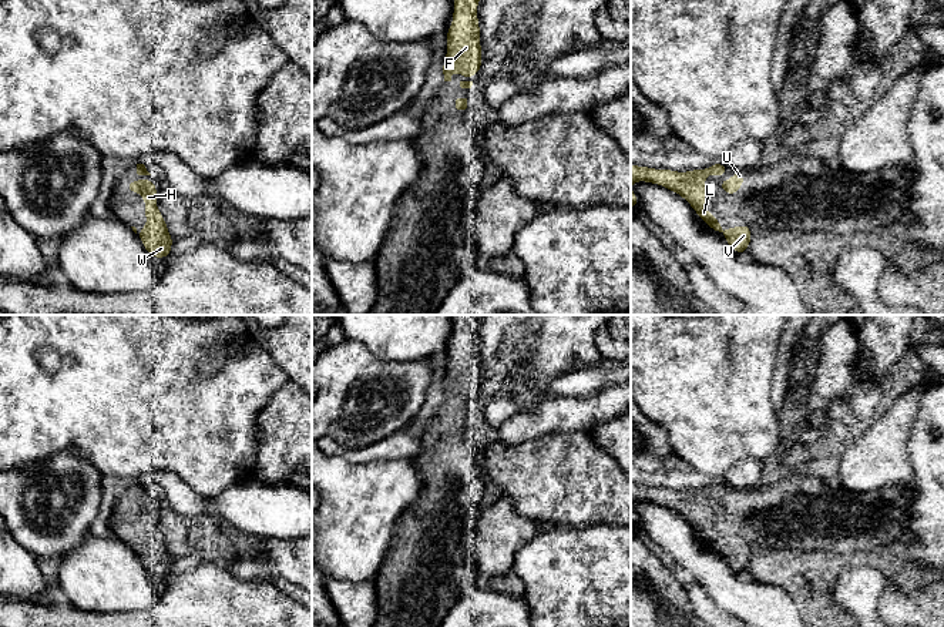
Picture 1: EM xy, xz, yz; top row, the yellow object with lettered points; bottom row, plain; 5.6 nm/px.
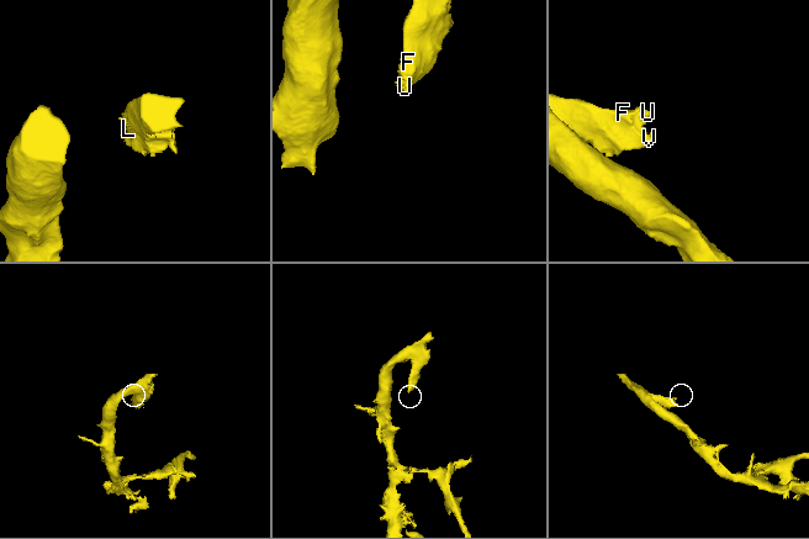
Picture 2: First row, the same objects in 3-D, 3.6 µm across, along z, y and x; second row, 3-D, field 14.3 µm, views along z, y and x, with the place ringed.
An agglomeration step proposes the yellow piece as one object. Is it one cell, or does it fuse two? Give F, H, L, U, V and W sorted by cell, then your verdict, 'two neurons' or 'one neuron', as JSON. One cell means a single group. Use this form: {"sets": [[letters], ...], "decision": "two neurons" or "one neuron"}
{"sets": [["F", "H", "L", "U", "V", "W"]], "decision": "one neuron"}

